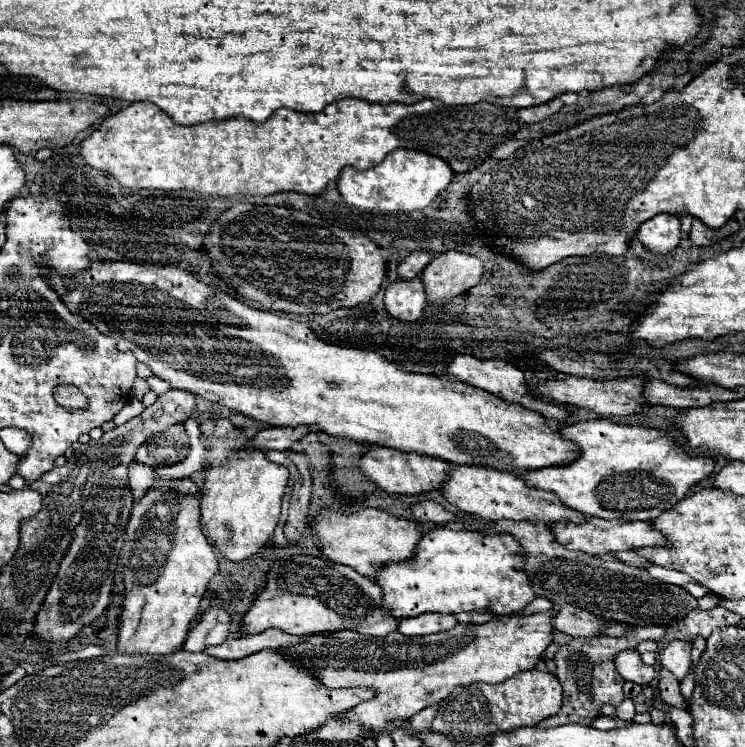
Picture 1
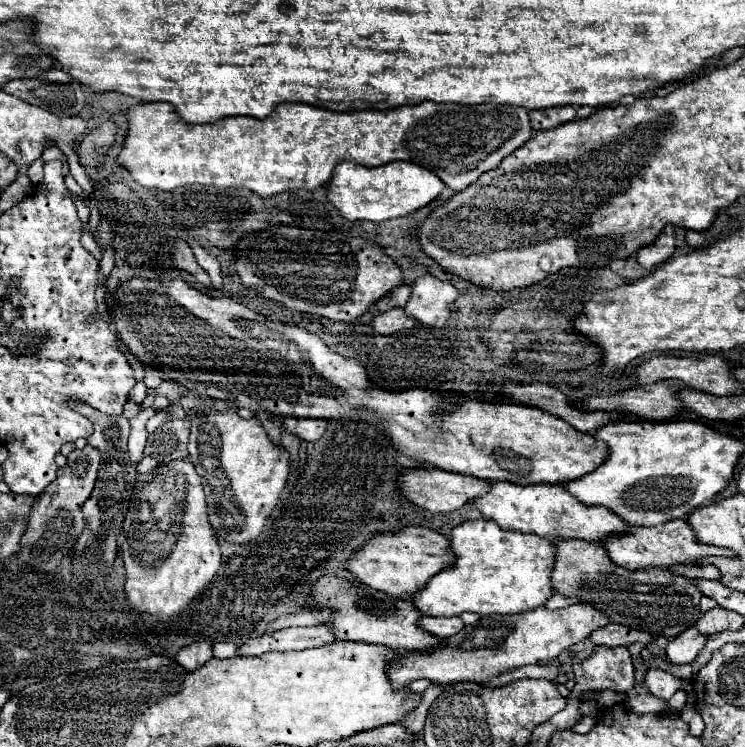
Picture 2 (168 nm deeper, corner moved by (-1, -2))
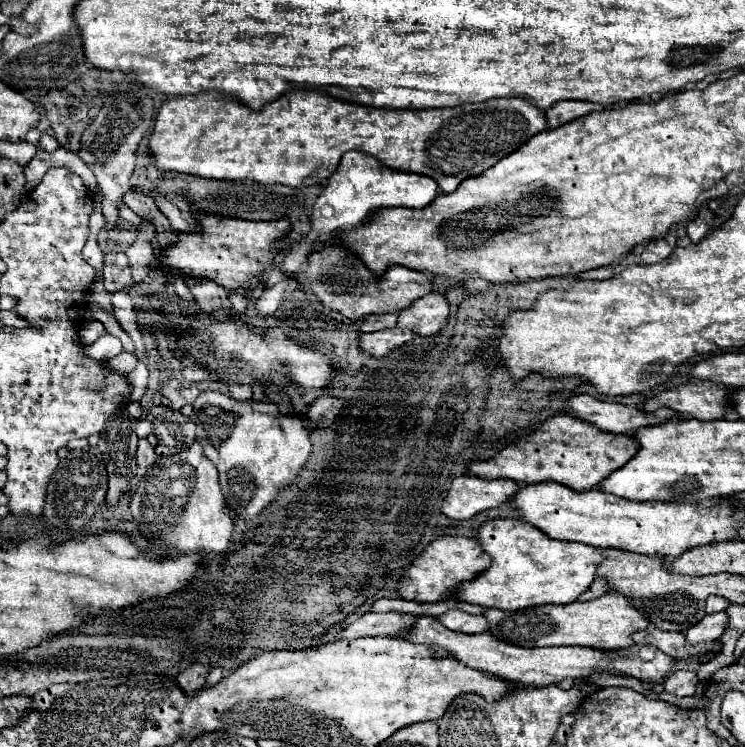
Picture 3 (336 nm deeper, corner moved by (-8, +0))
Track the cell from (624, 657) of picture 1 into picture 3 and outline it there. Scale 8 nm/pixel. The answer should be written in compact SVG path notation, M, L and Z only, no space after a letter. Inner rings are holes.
M674 671L670 677L664 679L664 691L676 697L688 697L696 693L698 677L694 671Z

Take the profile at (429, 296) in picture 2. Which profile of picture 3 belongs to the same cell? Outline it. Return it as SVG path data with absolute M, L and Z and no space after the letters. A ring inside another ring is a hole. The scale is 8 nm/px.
M432 291L414 301L410 307L406 307L400 313L398 327L408 327L420 335L434 335L440 331L448 315L450 315L450 305L444 293Z

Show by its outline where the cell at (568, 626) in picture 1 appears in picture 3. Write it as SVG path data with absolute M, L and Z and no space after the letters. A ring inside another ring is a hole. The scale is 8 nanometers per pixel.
M654 627L644 629L644 631L634 631L632 641L636 645L648 645L650 643L674 659L692 659L700 653L708 653L708 651L716 653L722 649L720 641L714 641L708 647L706 645L698 645L698 647L686 645L686 639L682 633L668 633L668 631L660 631Z

